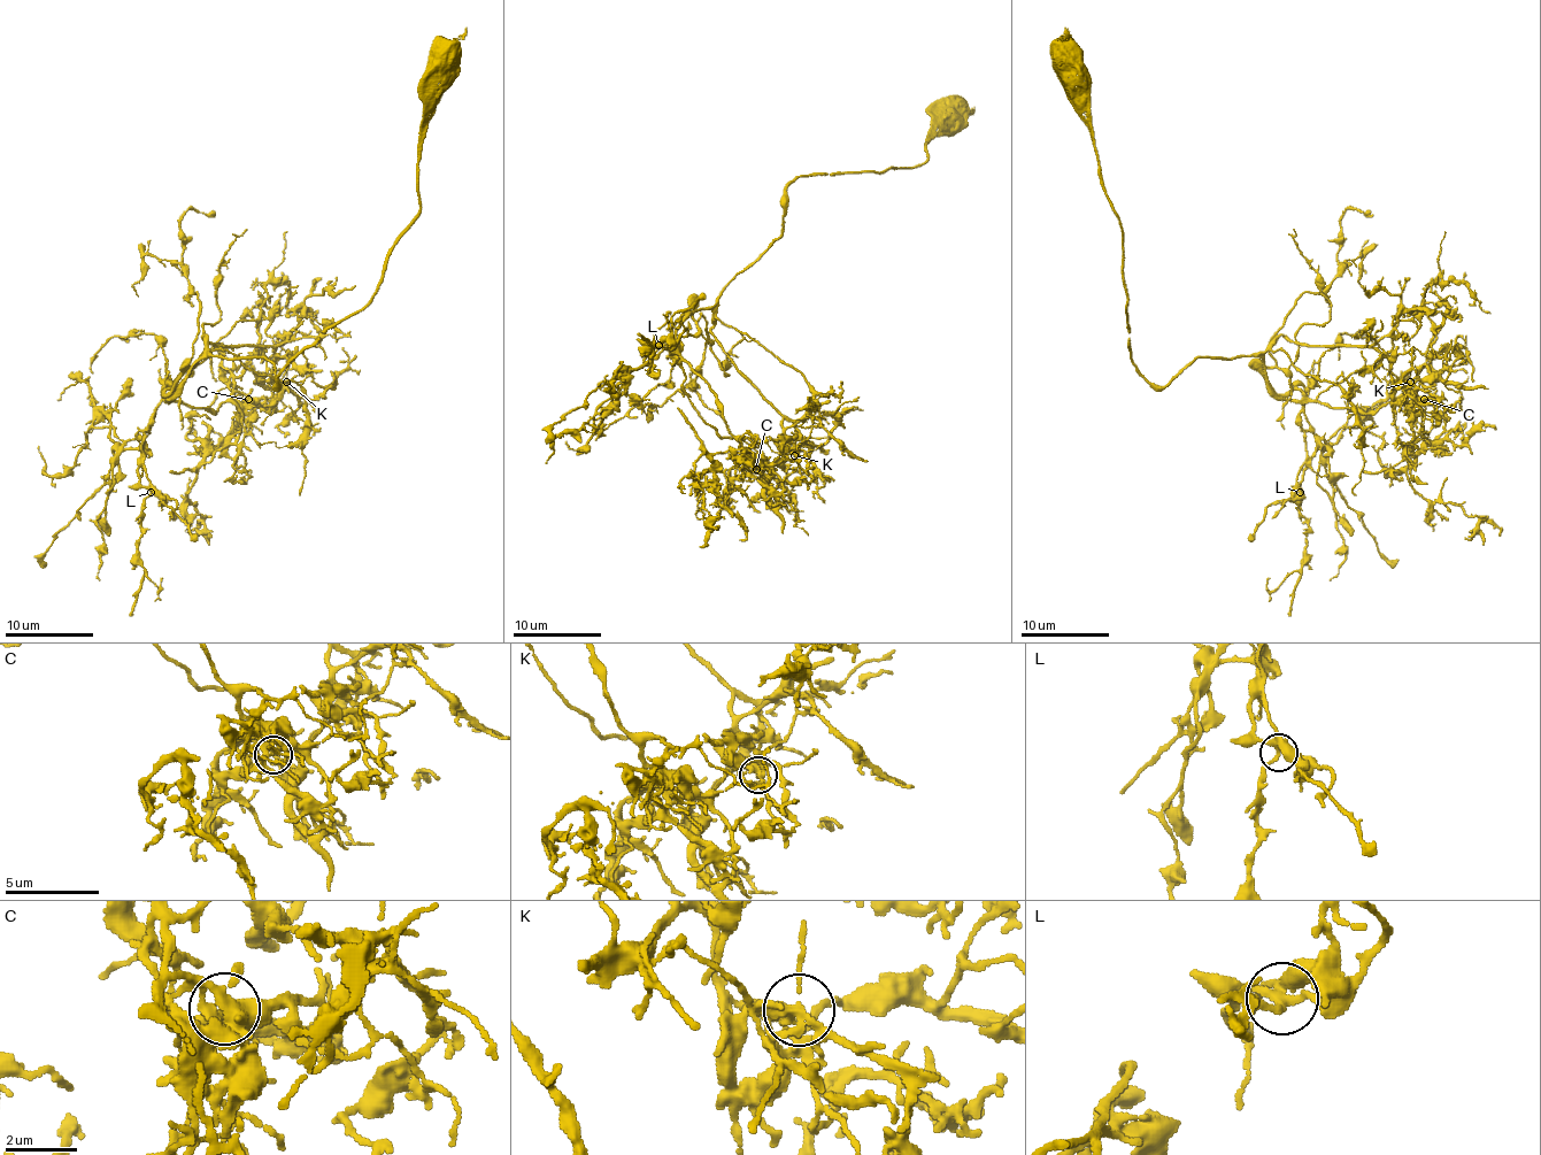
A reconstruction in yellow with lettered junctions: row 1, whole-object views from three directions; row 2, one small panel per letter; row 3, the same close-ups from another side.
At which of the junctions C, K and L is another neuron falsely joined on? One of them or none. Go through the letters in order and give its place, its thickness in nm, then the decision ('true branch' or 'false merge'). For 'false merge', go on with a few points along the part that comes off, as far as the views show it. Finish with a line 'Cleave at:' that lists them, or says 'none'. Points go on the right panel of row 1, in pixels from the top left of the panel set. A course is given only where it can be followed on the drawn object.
C: at (1424, 399); 360 nm thick; false merge; foreign part runs (1424, 399), (1422, 428), (1407, 447), (1407, 476), (1431, 501), (1457, 503), (1478, 518), (1478, 532), (1464, 537)
K: at (1410, 382); 320 nm thick; true branch
L: at (1300, 492); 280 nm thick; true branch
Cleave at: C

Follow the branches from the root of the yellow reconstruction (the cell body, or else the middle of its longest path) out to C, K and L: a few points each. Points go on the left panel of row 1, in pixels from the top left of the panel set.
C: (446, 55), (420, 213), (377, 292), (277, 385), (264, 356), (203, 356), (172, 385), (210, 413), (248, 399)
K: (446, 55), (420, 213), (377, 292), (277, 385), (264, 356), (213, 356), (203, 337), (272, 346), (286, 382)
L: (446, 55), (420, 213), (377, 292), (277, 385), (264, 356), (200, 359), (144, 432), (151, 492)

